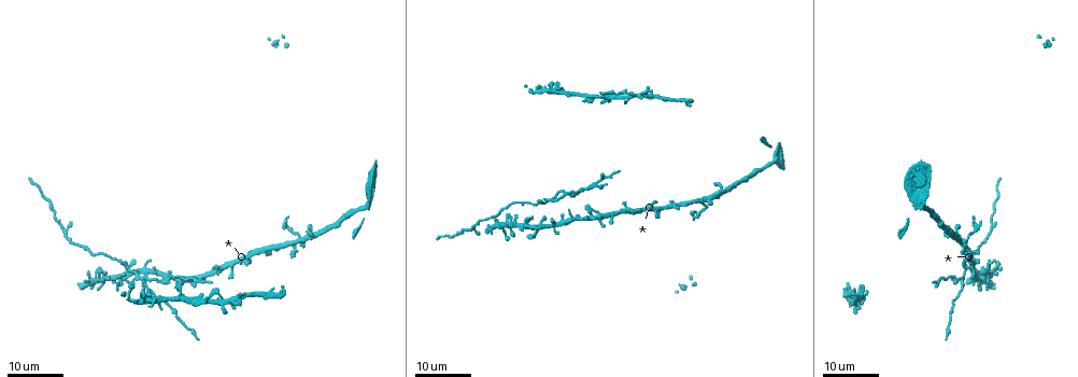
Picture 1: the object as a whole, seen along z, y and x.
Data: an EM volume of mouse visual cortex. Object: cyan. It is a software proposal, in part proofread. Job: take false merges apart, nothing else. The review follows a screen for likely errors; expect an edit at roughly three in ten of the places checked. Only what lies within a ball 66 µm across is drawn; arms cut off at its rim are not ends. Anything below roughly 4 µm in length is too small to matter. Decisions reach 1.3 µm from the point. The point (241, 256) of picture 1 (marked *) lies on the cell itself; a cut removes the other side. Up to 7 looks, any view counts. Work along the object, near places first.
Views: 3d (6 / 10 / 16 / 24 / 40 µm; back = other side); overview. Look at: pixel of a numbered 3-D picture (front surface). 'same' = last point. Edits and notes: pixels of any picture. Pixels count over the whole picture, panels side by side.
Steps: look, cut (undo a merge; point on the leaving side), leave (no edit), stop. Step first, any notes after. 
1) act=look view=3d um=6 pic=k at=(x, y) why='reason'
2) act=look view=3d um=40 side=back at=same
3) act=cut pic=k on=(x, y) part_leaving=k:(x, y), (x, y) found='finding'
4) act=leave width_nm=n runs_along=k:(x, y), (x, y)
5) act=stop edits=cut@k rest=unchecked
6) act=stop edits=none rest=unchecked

act=look view=3d um=16 pic=1 at=(540, 221) why='three-way junction'

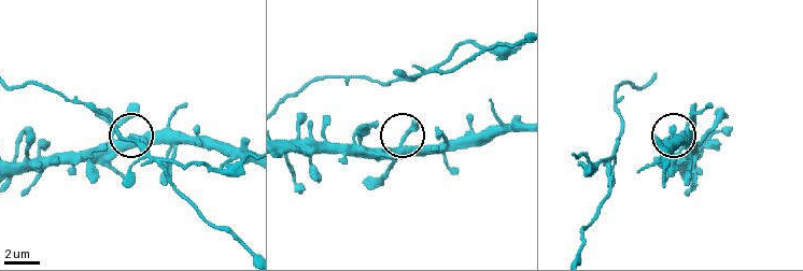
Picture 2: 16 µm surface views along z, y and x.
act=look view=3d um=6 pic=2 at=(401, 140) why='closer look'

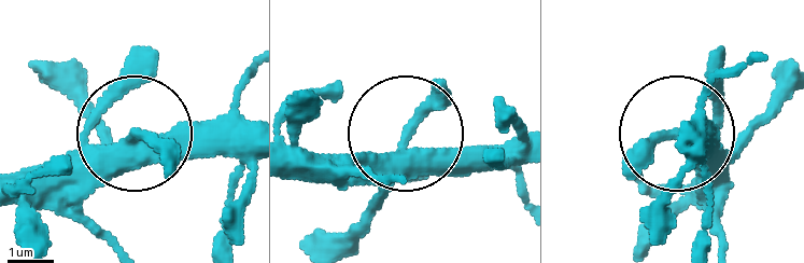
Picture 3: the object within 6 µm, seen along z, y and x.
act=leave runs_along=3:(690, 148), (720, 202) found='one cell here'

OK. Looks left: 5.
act=look view=3d um=24 pic=1 at=(705, 204) why='four-way junction'

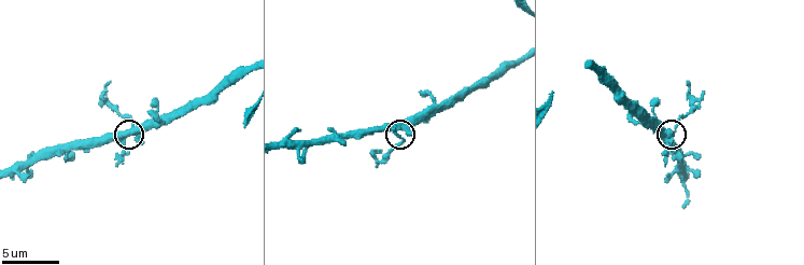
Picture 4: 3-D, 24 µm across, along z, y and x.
act=look view=3d um=6 at=same

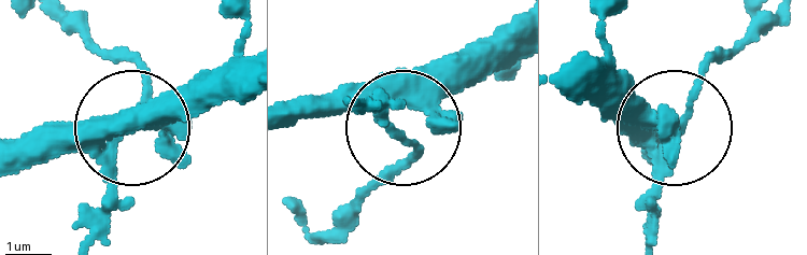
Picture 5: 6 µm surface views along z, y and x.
act=look view=3d um=6 side=back pic=5 at=(393, 125) why='from behind'

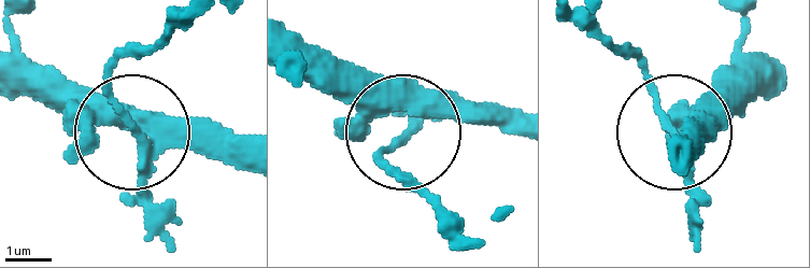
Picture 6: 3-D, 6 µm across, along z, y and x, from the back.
act=cut pic=6 on=(168, 215) arms=4 part_leaving=6:(153, 145), (111, 80), (176, 22) found='two cells meet here'

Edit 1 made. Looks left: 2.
act=stop edits=cut@6 rest=unchecked

